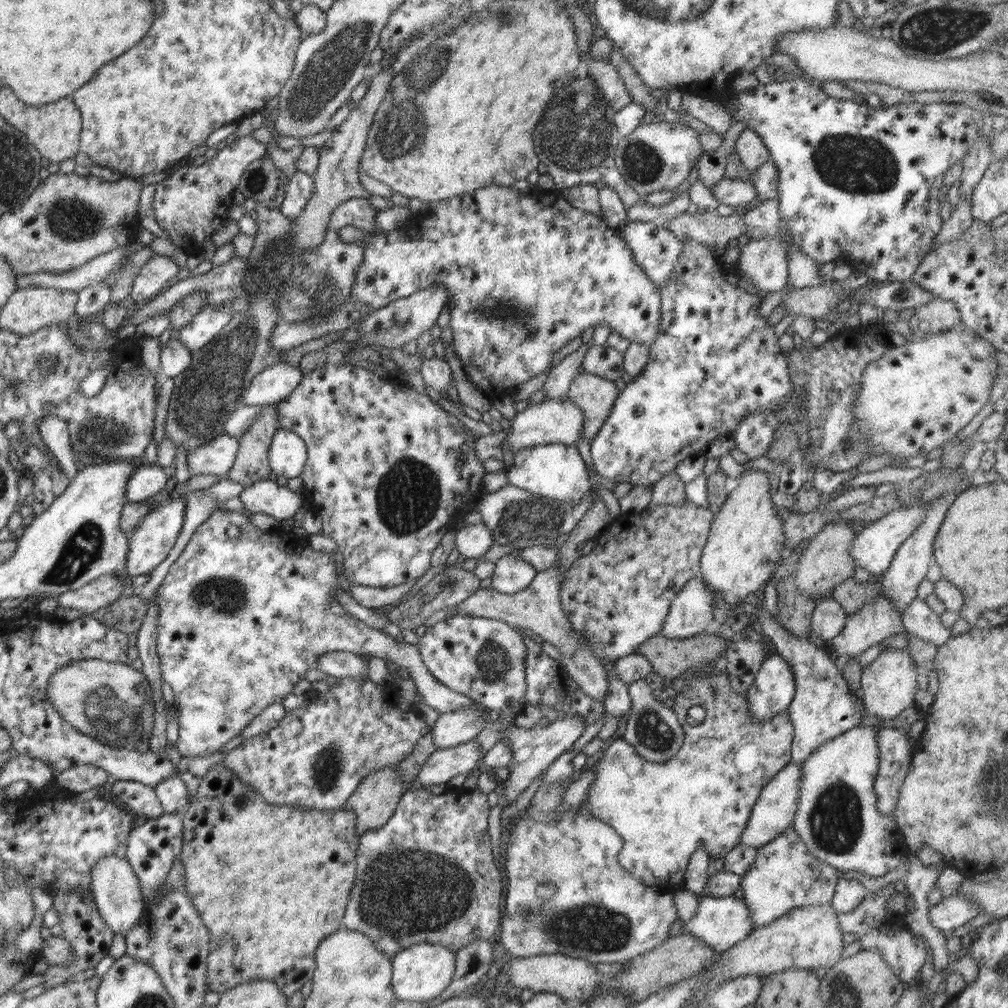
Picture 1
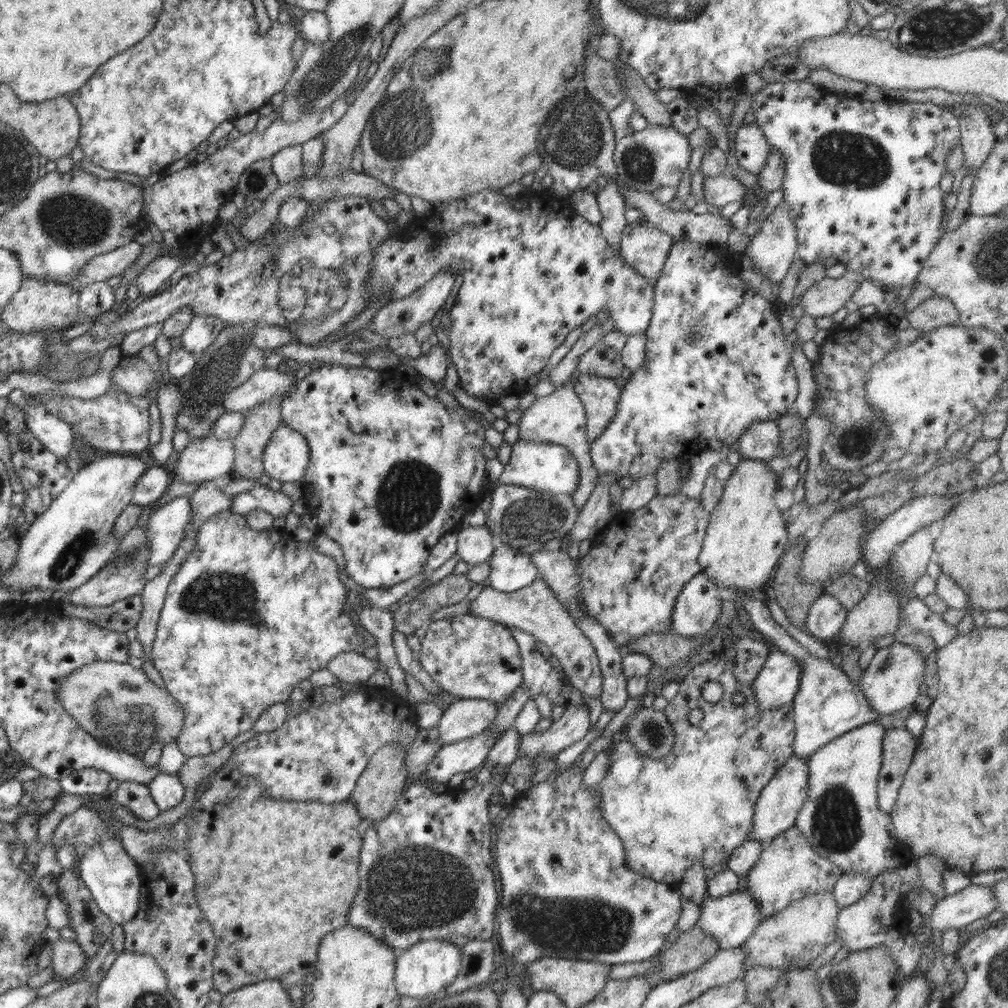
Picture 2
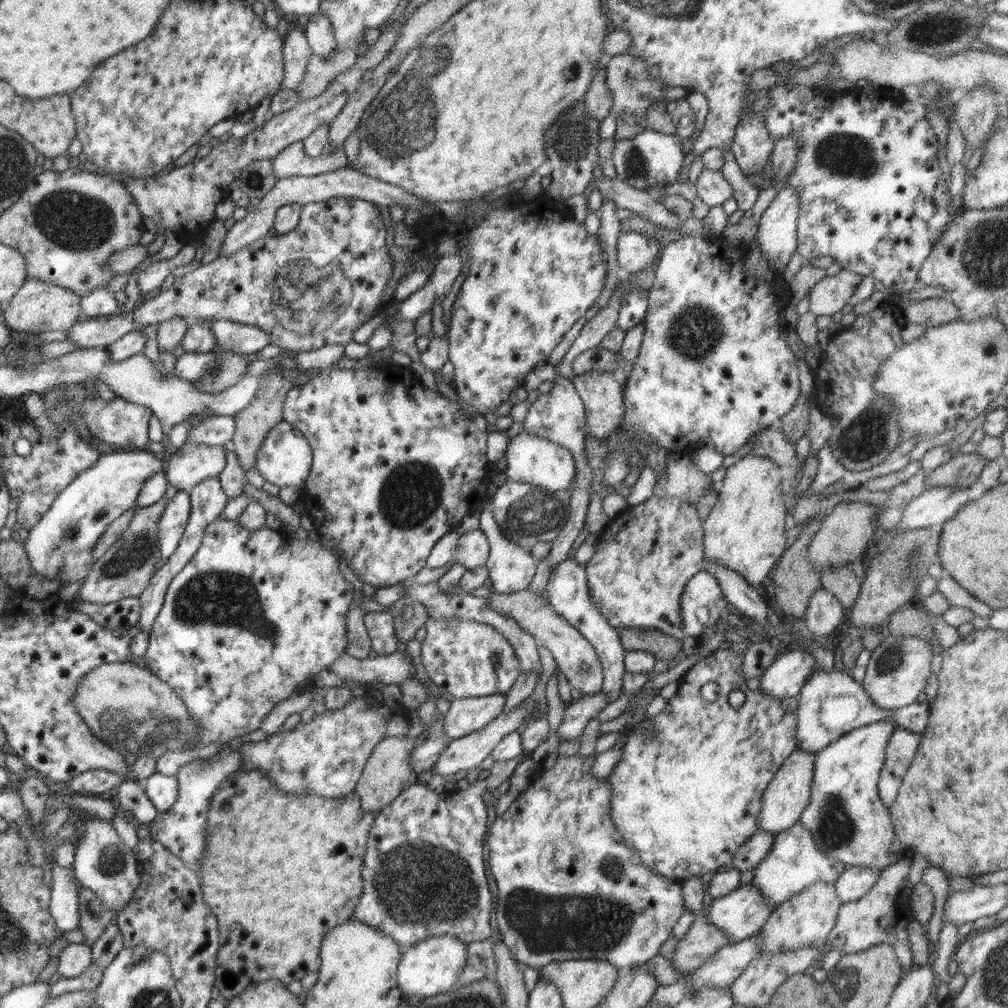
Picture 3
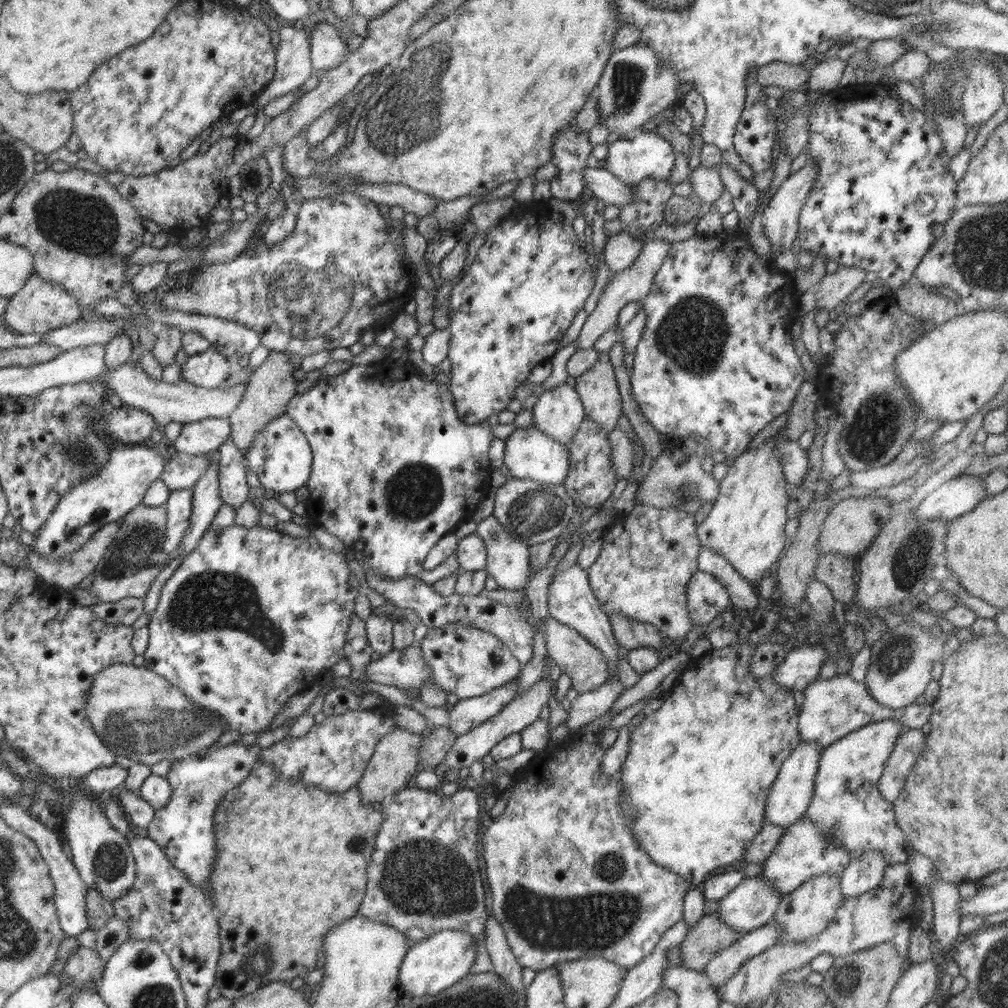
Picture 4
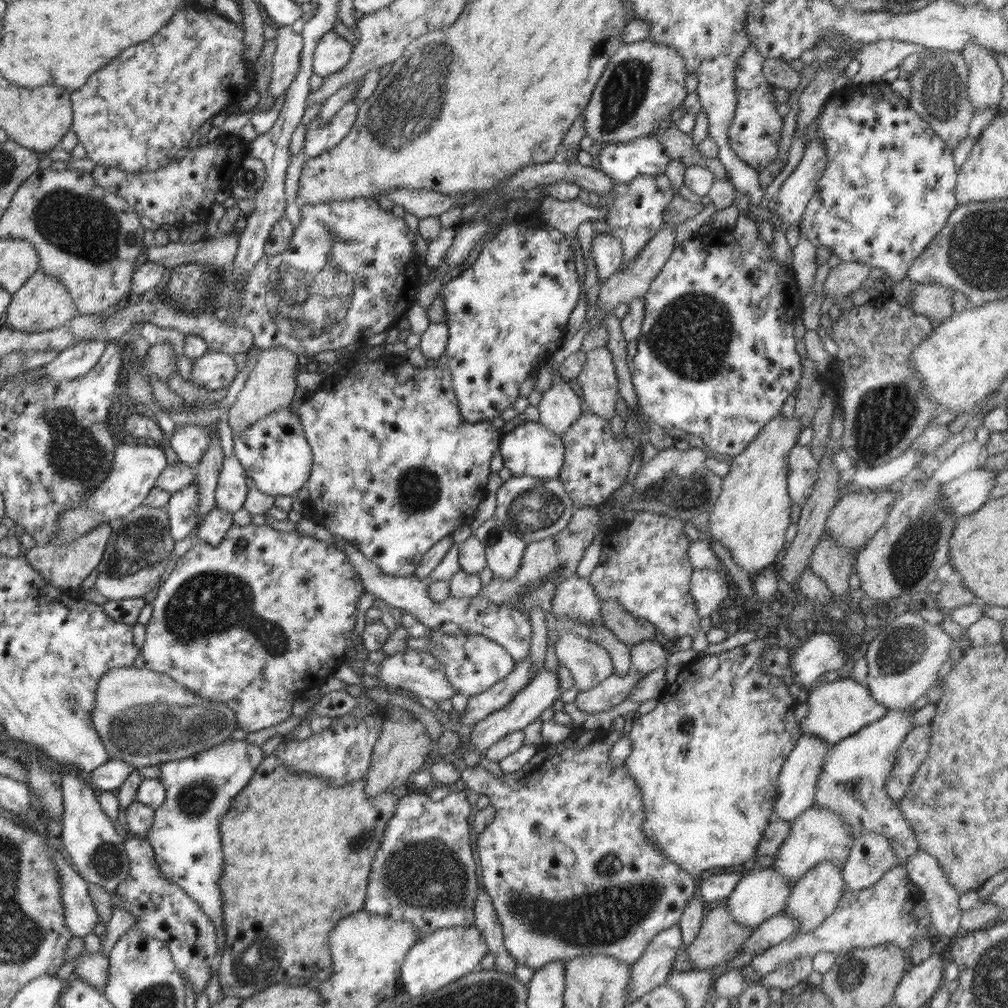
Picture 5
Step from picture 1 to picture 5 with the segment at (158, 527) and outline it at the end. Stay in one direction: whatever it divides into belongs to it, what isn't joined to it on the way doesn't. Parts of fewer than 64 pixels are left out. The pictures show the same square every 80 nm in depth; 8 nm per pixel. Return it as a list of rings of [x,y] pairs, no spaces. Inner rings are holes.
[[[196,482],[172,493],[165,508],[170,534],[175,540],[184,540],[198,527],[199,488]]]

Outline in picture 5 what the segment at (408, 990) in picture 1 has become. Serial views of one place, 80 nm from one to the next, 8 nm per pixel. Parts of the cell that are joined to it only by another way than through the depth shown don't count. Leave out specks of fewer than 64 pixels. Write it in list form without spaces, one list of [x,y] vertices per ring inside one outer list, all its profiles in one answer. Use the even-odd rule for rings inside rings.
[[[442,928],[432,934],[422,936],[408,951],[401,966],[401,989],[410,997],[422,996],[426,992],[436,992],[452,981],[477,970],[480,961],[489,953],[488,945],[478,928]]]

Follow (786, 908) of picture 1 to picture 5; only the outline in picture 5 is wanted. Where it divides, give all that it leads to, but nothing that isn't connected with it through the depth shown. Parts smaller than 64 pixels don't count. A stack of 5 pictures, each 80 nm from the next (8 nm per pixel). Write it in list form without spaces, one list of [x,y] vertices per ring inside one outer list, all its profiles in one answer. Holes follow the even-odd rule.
[[[812,806],[791,822],[789,835],[776,853],[772,870],[780,872],[782,878],[786,880],[786,884],[793,885],[810,868],[816,868],[816,864],[820,864],[820,862],[834,862],[838,868],[844,868],[852,845],[851,834],[842,817],[834,814],[830,809]]]

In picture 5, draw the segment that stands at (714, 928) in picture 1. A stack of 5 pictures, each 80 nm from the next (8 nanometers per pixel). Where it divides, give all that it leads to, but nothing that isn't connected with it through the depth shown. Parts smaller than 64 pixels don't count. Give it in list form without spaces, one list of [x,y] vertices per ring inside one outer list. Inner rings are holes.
[[[770,868],[752,869],[749,874],[736,884],[732,895],[728,897],[728,902],[724,905],[729,910],[728,914],[732,916],[734,922],[738,922],[740,926],[746,926],[750,930],[756,929],[764,920],[772,918],[779,914],[785,906],[787,906],[788,897],[790,897],[791,886],[786,884],[786,880],[782,878],[780,872]]]

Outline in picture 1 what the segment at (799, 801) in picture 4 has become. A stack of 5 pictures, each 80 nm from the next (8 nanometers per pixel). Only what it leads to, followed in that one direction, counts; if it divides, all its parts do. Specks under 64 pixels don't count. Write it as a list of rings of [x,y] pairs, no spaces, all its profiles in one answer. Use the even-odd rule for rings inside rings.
[[[791,760],[782,770],[779,770],[760,791],[754,803],[752,814],[748,819],[745,831],[737,845],[758,849],[768,844],[771,840],[774,840],[784,829],[792,827],[798,804],[800,785],[801,765]]]

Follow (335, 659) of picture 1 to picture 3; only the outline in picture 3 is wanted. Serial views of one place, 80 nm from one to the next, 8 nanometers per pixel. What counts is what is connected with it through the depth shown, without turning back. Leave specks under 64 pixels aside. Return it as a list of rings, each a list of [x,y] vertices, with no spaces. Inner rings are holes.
[[[396,651],[390,656],[379,656],[372,660],[356,659],[352,655],[345,652],[328,668],[350,684],[384,682],[386,685],[400,686],[406,680],[414,678],[409,654]]]

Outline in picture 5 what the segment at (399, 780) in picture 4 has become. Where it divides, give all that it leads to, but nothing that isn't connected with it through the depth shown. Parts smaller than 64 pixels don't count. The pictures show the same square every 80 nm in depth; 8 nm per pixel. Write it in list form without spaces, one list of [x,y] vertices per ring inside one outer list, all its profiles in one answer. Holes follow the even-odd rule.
[[[392,718],[383,720],[380,736],[373,746],[371,765],[365,776],[365,793],[373,797],[391,789],[407,789],[431,749],[431,739],[420,719],[410,722],[400,722]]]

